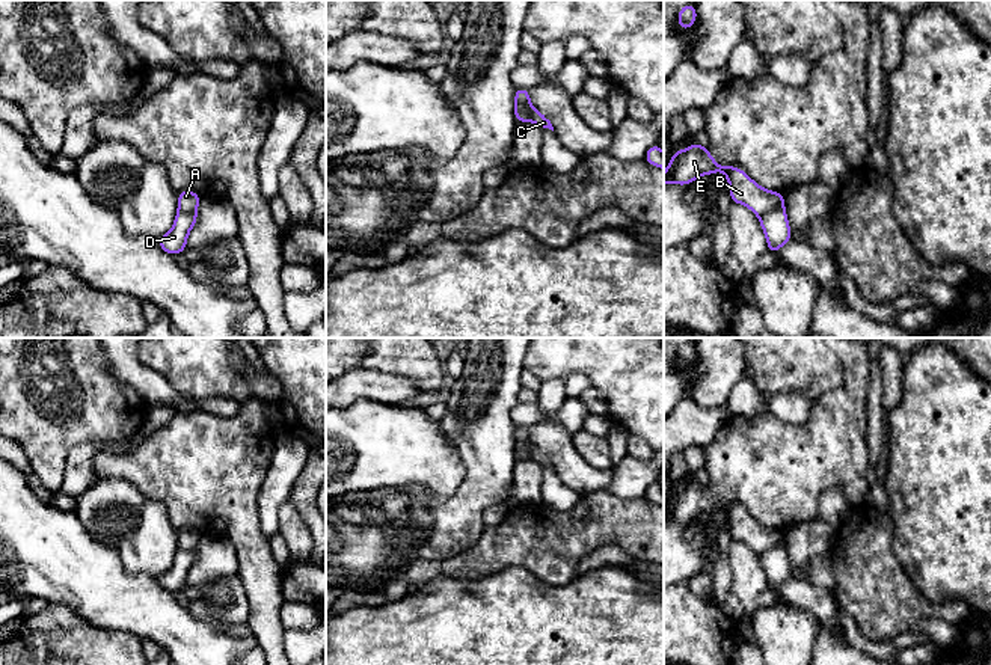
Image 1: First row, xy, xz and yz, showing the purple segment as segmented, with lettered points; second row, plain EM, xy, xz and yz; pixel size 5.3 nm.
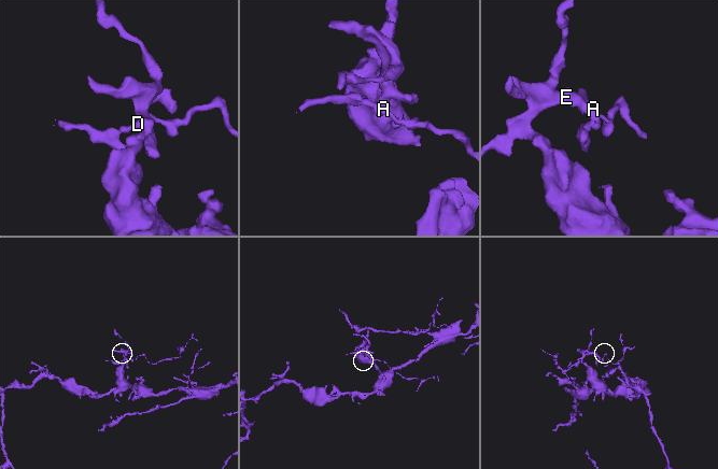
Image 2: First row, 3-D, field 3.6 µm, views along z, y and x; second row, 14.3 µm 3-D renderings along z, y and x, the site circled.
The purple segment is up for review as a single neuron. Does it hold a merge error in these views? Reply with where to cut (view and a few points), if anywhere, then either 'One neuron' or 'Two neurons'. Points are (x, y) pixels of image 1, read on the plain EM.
Split along yz (783, 543), (767, 549), (759, 557). Two neurons

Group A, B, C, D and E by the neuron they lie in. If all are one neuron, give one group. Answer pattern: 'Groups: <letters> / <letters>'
Groups: A B E / C D

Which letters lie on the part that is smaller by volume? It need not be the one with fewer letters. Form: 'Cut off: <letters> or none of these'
Cut off: C, D

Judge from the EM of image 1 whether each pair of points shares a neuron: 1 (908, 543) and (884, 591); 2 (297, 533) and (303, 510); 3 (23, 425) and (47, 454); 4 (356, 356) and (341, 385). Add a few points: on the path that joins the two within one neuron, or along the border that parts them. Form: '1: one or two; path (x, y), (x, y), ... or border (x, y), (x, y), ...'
1: two; border (893, 525), (893, 554), (919, 590)
2: two; border (287, 499), (309, 531)
3: one; path (30, 433), (44, 447)
4: two; border (385, 371), (347, 370), (341, 376)

